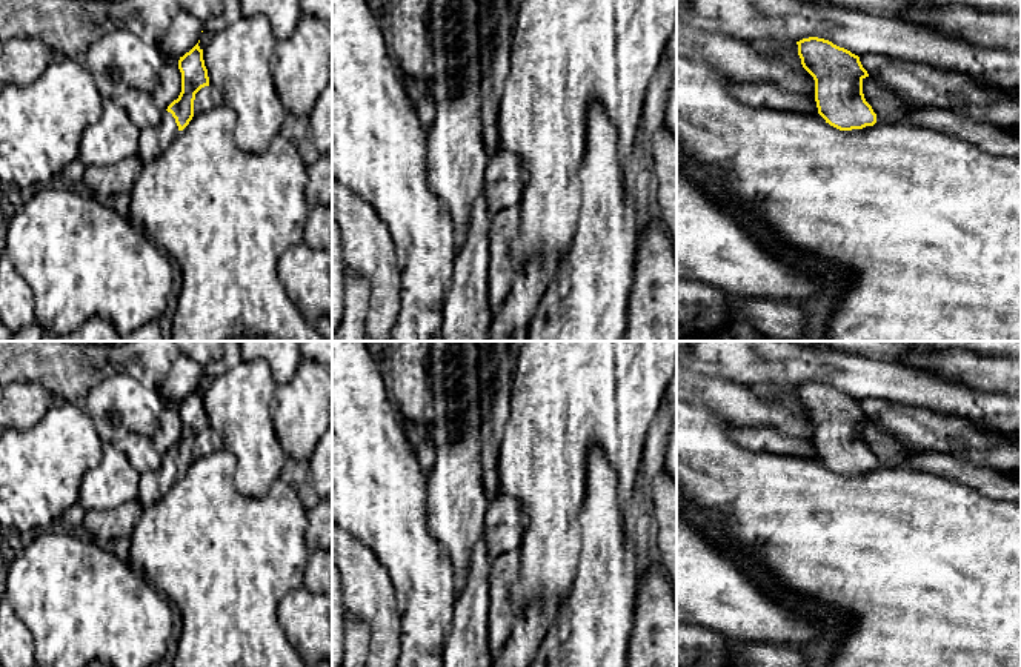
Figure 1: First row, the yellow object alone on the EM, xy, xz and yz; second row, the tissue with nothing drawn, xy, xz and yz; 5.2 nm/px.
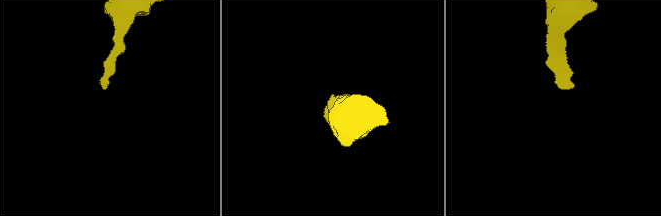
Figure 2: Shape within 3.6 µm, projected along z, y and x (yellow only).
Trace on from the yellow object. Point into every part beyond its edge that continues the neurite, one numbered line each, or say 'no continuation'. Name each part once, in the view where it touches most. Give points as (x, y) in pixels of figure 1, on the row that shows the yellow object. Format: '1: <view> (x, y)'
1: xy (152, 142)

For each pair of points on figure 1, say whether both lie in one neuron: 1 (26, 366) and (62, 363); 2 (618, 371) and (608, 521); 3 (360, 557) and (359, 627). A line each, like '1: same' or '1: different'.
1: same
2: different
3: different

